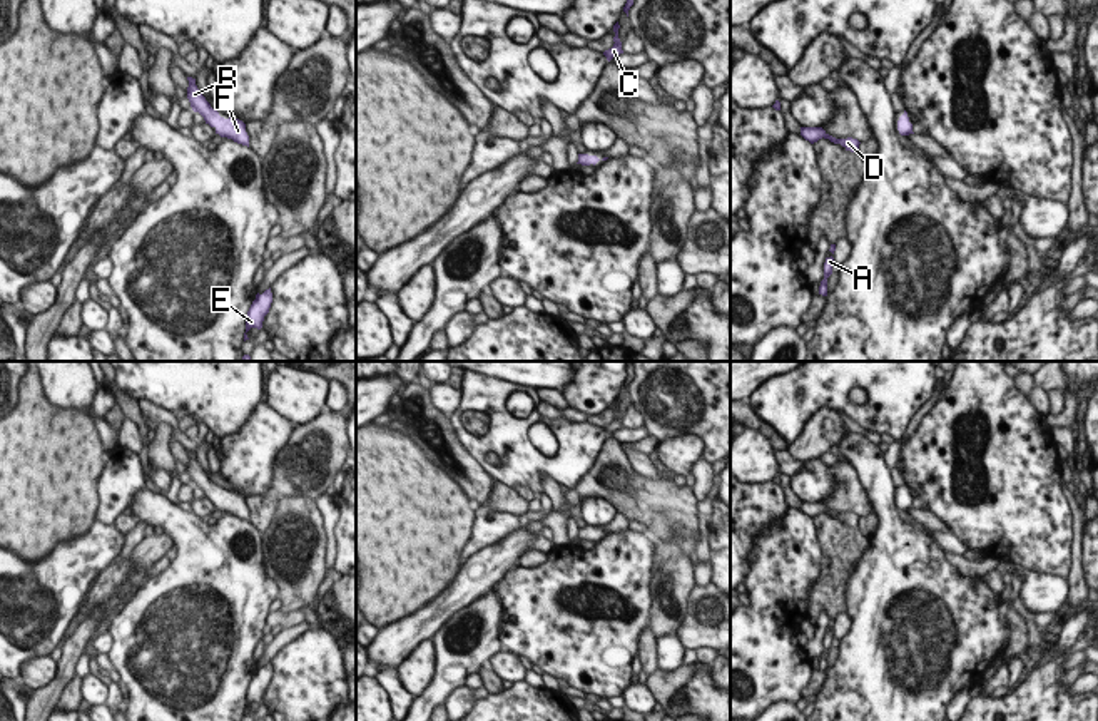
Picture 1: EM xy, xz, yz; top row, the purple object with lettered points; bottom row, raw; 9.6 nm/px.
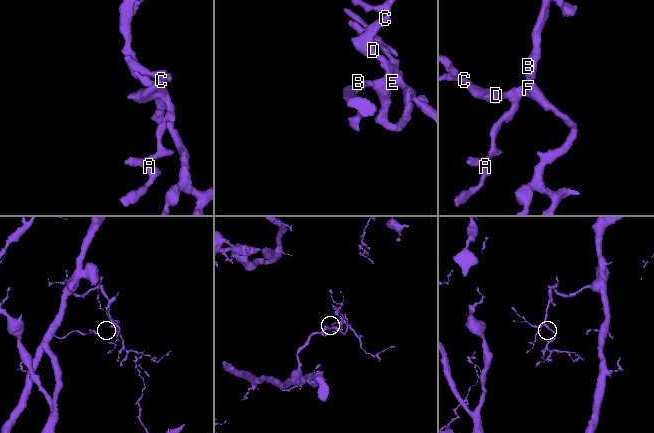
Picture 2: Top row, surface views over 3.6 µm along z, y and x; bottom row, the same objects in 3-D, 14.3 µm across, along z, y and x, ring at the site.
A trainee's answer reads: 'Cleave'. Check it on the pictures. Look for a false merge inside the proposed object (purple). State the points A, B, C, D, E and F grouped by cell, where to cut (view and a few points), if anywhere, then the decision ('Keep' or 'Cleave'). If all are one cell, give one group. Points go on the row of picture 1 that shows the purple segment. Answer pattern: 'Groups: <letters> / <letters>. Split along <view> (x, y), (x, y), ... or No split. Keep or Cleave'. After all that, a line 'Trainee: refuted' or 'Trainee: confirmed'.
Groups: A B C D E F. No split. Keep
Trainee: refuted

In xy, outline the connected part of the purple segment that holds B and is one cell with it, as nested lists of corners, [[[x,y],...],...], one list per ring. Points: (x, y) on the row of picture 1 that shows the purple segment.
[[[187,77],[187,80],[189,80],[187,99],[191,102],[192,110],[199,112],[204,117],[206,124],[214,127],[216,134],[219,134],[221,137],[232,139],[234,142],[249,147],[249,136],[246,132],[246,124],[234,117],[229,119],[221,117],[219,112],[211,107],[211,104],[197,89],[196,79]]]

